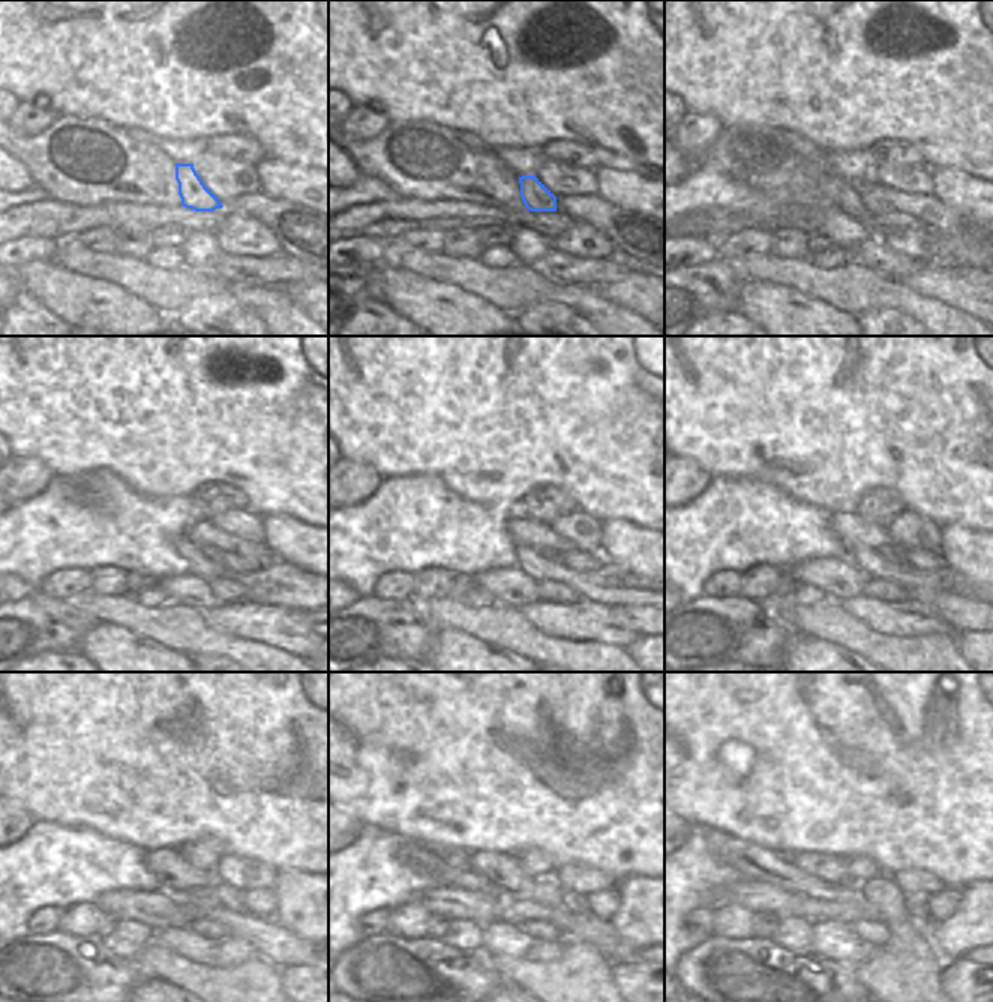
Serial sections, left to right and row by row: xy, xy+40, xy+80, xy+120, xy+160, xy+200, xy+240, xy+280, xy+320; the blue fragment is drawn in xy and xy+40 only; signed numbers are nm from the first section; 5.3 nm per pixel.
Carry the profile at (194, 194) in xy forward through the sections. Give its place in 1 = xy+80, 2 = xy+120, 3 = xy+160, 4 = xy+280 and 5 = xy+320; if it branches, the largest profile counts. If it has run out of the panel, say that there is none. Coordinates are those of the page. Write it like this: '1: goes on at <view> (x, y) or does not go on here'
1: goes on at xy+80 (875, 204)
2: goes on at xy+120 (213, 554)
3: goes on at xy+160 (548, 552)
4: goes on at xy+280 (575, 902)
5: goes on at xy+320 (917, 903)

